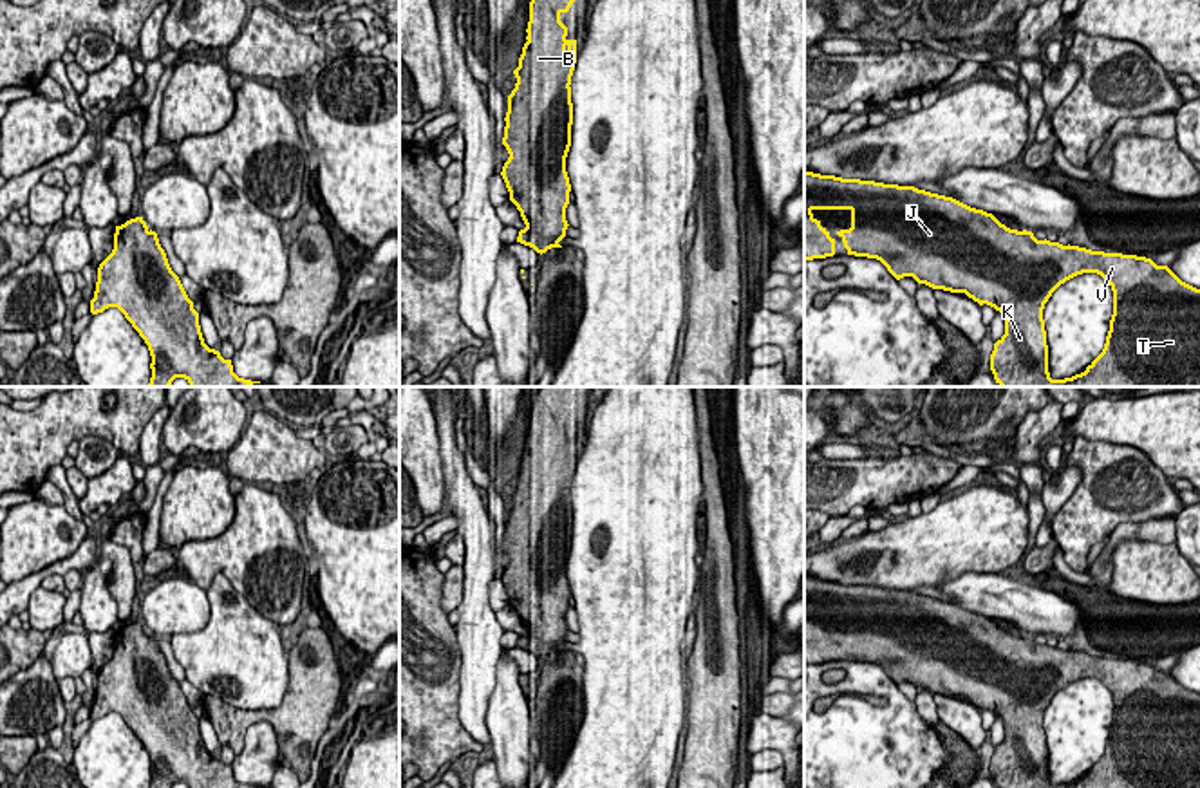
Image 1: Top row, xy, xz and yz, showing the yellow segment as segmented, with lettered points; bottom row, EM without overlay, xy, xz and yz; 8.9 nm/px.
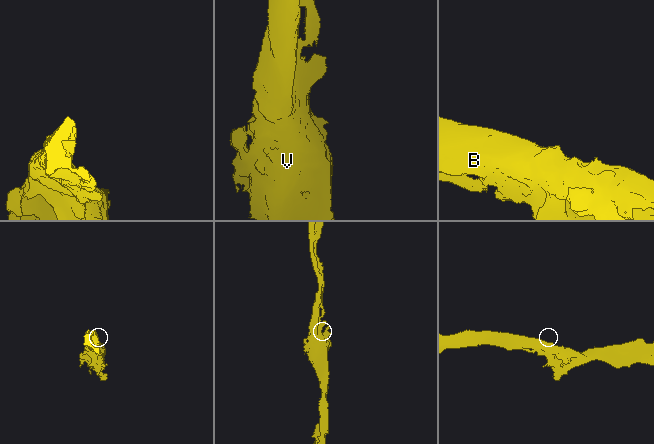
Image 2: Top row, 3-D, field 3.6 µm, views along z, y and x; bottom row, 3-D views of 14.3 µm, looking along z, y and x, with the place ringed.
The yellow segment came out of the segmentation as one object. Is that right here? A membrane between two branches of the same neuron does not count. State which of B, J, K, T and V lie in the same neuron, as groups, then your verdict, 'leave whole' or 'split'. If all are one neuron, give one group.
groups B J K T V; leave whole

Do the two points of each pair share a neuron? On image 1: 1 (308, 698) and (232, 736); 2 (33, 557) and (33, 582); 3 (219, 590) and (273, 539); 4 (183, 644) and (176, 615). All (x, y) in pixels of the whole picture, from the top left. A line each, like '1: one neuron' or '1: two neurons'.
1: one neuron
2: two neurons
3: two neurons
4: two neurons

